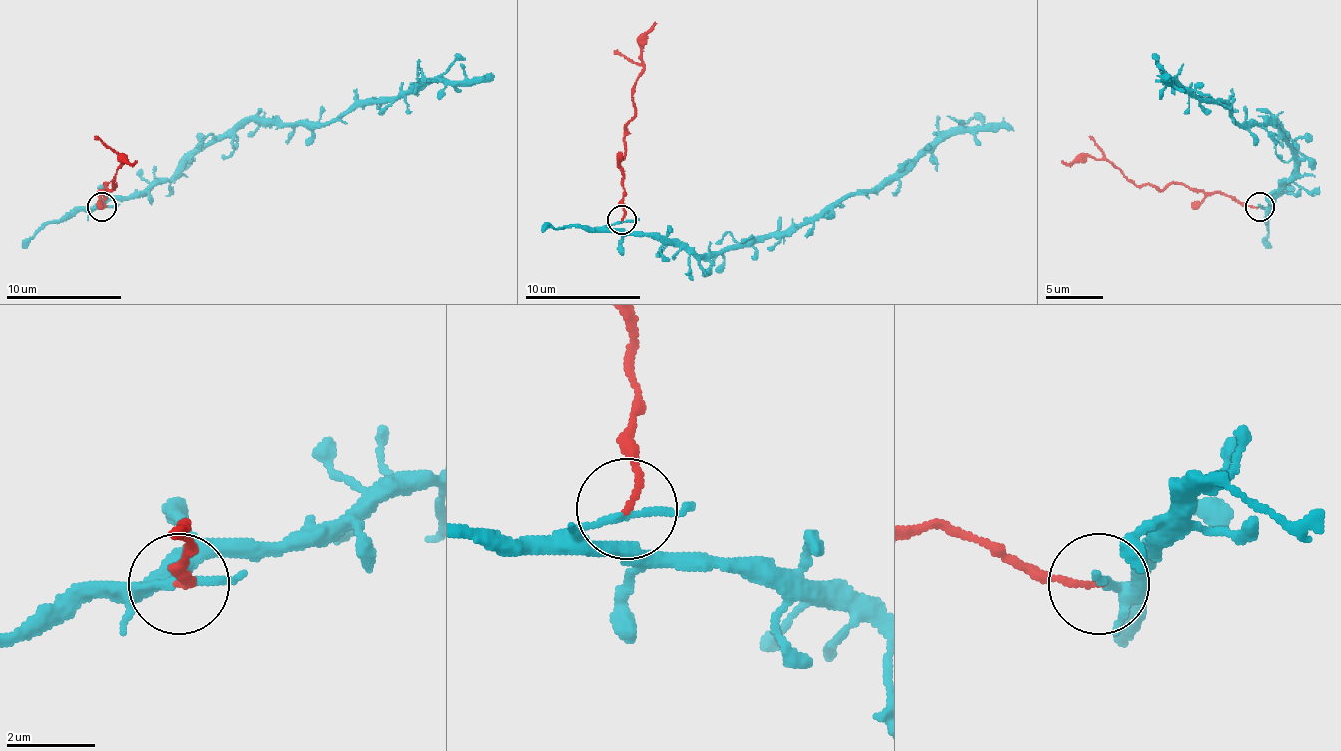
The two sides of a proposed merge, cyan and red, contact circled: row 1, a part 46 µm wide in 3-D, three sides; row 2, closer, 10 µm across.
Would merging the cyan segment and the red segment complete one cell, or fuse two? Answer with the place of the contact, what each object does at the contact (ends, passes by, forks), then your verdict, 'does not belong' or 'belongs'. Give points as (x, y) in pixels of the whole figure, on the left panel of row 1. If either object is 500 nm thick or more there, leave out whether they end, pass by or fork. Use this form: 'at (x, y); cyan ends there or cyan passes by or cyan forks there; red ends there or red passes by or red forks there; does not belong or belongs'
at (102, 207); cyan passes by; red ends there; does not belong

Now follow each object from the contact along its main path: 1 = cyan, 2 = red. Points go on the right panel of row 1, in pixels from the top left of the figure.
1: (1260, 206), (1275, 200), (1295, 169), (1280, 128), (1272, 119), (1237, 122), (1220, 102), (1205, 102), (1170, 76)
2: (1260, 206), (1243, 206), (1217, 192), (1197, 192), (1182, 183), (1162, 189), (1136, 186), (1107, 160), (1061, 160)

